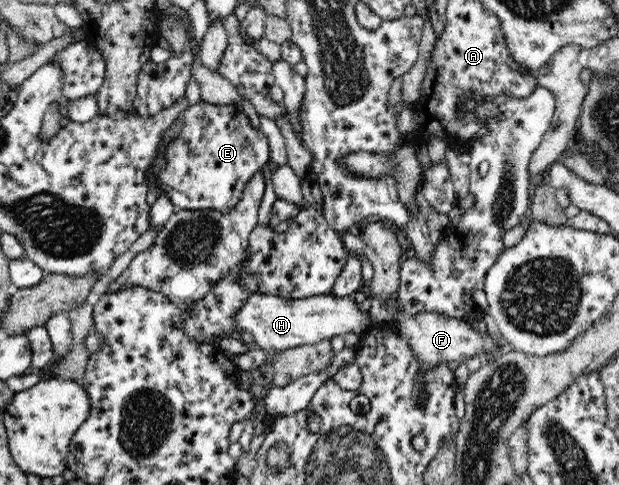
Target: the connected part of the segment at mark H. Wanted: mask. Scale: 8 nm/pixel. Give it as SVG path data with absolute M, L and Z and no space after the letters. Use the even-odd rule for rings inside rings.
M265 293L249 294L243 305L233 315L235 328L241 333L249 333L267 355L273 357L281 351L298 345L331 340L354 331L360 336L369 325L368 313L362 313L351 298L335 298L328 295L309 297L308 299L284 299L277 295Z

